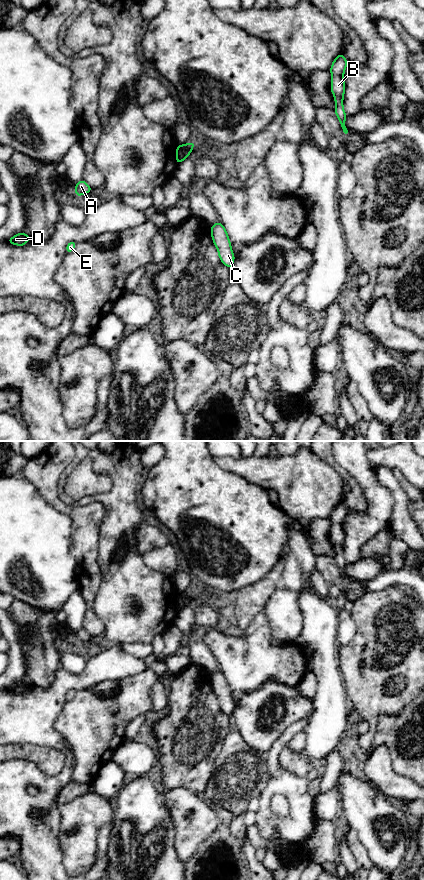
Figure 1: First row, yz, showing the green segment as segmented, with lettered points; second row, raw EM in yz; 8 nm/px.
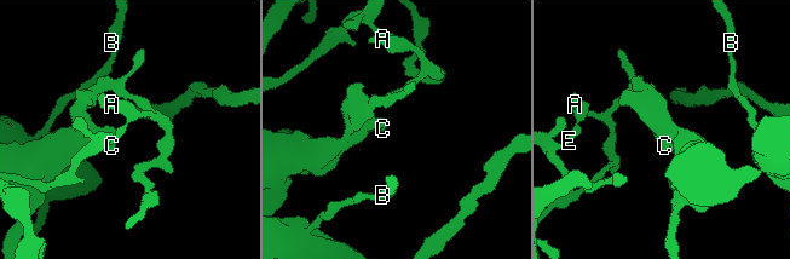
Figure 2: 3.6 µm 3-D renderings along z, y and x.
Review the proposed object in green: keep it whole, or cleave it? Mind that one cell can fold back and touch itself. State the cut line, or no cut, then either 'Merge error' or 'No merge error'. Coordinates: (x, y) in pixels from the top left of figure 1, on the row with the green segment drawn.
Split along yz (177, 150), (187, 156). Merge error

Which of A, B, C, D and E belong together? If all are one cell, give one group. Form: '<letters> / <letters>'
A B D E / C

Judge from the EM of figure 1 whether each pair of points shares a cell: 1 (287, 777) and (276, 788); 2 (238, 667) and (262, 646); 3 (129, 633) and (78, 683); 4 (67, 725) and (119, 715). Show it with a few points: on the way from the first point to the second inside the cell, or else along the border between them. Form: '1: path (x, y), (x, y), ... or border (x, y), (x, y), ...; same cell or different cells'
1: path (284, 780), (279, 785); same cell
2: path (244, 662), (256, 652); same cell
3: border (114, 643), (120, 644); different cells
4: path (80, 724), (98, 724), (106, 719); same cell

